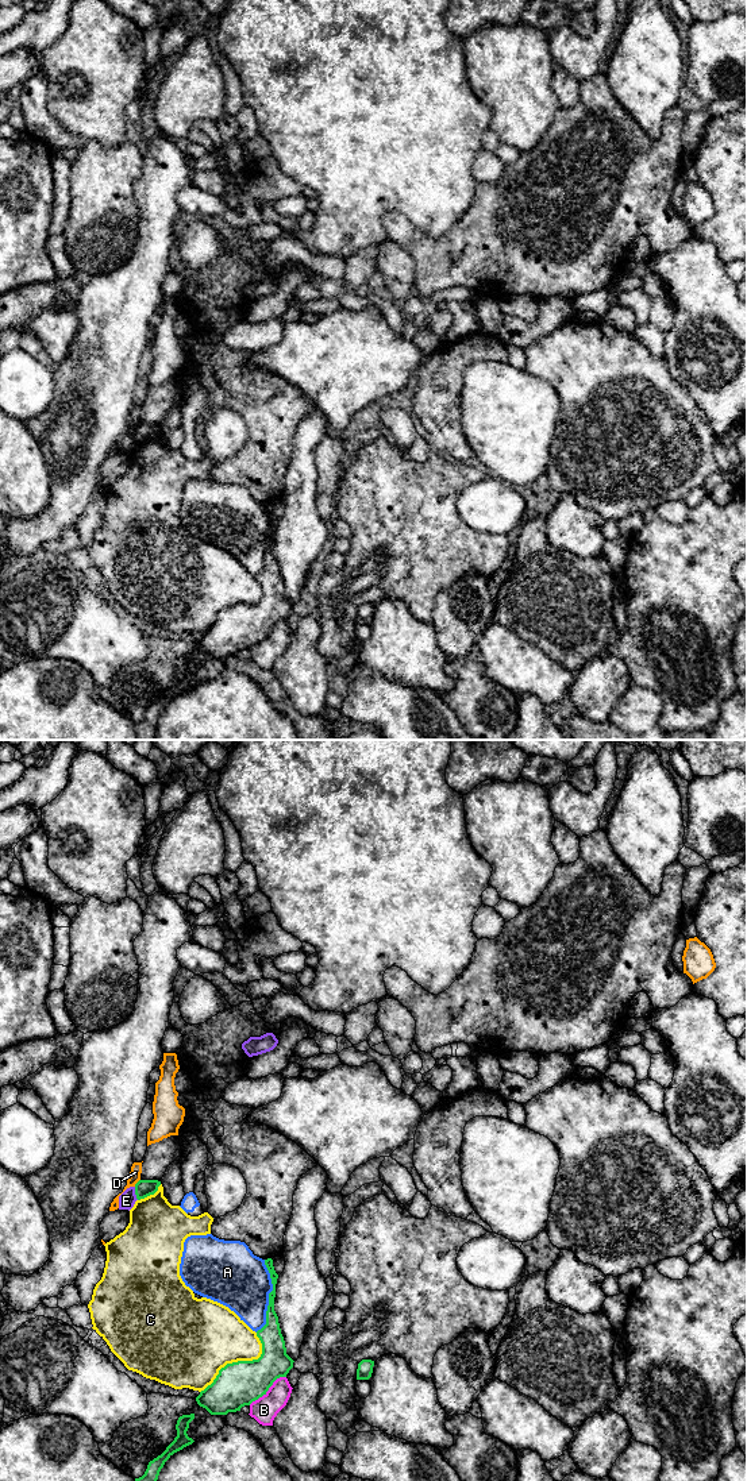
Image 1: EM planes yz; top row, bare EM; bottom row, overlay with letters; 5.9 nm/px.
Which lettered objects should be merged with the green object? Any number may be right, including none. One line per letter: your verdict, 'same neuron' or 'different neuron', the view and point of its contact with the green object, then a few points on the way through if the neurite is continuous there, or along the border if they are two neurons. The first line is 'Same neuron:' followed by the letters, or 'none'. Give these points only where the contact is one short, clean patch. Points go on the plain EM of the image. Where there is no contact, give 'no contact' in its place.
Same neuron: none
A: different neuron; contact yz (269, 540)
B: different neuron; contact yz (268, 633)
C: different neuron; contact yz (239, 605)
D: different neuron; contact yz (137, 427); border yz (139, 423), (134, 429)
E: different neuron; contact yz (135, 438); border yz (134, 431), (134, 438), (138, 443)

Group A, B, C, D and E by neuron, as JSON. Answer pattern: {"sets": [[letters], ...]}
{"sets": [["A"], ["B"], ["C"], ["D"], ["E"]]}

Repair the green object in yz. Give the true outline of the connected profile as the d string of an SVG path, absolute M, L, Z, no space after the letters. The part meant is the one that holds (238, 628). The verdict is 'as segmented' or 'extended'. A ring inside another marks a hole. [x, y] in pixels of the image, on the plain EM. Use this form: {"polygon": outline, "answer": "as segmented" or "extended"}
{"polygon": "M272 502L265 504L265 509L270 517L273 535L269 537L266 568L257 575L262 587L262 598L258 603L227 608L219 614L213 626L200 636L196 645L211 659L227 659L250 649L266 639L277 622L286 621L293 612L294 605L286 598L278 560L274 555L278 518Z", "answer": "as segmented"}

